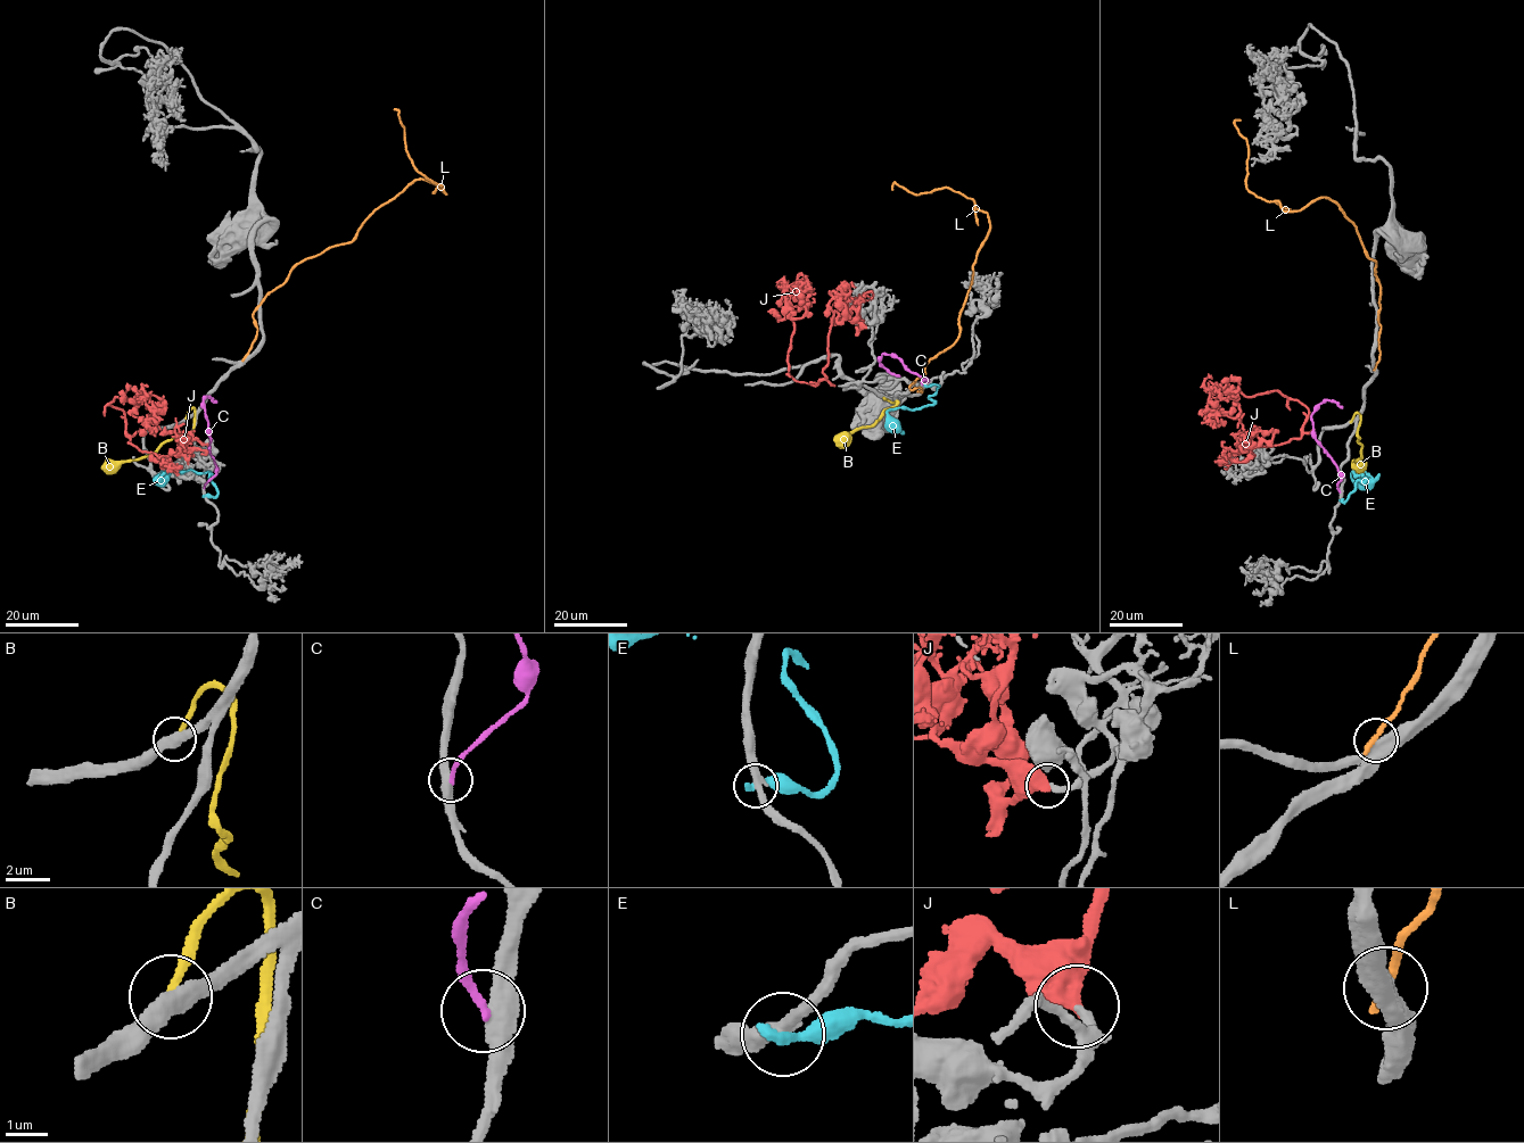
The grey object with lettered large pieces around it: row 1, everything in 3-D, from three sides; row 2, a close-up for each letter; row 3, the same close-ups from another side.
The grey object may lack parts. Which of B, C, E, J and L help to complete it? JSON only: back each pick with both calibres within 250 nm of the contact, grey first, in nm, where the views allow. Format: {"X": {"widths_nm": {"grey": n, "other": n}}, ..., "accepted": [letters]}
{"J": {"widths_nm": {"grey": 260, "other": 600}}, "accepted": ["J"]}

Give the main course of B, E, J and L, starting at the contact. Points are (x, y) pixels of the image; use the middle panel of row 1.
B: (883, 398), (898, 402), (884, 410), (873, 425), (839, 436), (835, 442)
E: (927, 386), (939, 387), (929, 396), (933, 402), (931, 405), (914, 410), (890, 408), (887, 413), (903, 433)
J: (865, 326), (848, 319), (847, 298), (831, 321), (826, 378), (793, 379), (791, 314), (804, 315), (805, 283)
L: (919, 391), (909, 386), (958, 337), (989, 222), (971, 198), (945, 188), (914, 195), (894, 182), (892, 189)

